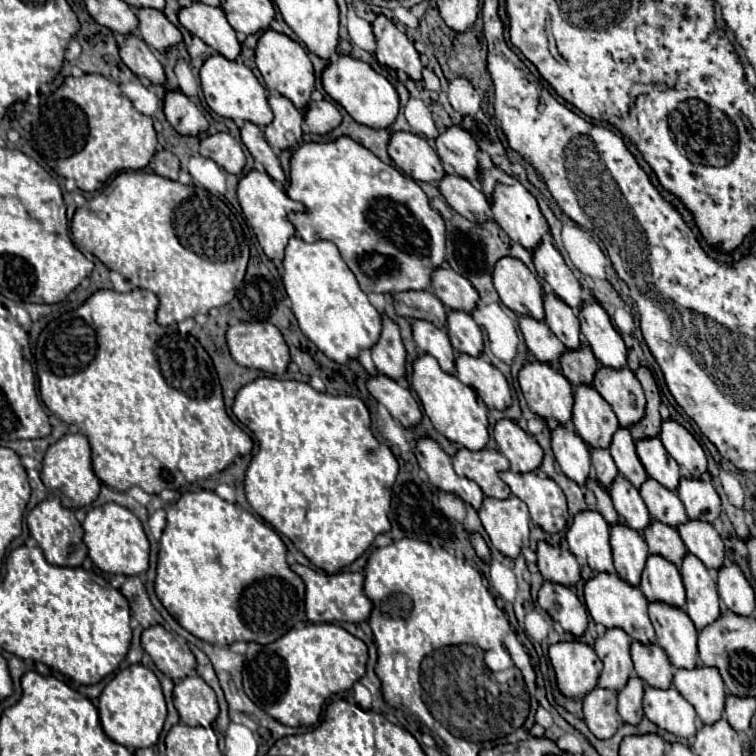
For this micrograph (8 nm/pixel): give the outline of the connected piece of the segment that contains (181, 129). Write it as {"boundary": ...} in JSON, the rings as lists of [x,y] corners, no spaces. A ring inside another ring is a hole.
{"boundary":[[[168,91],[164,99],[164,115],[168,123],[174,127],[176,133],[180,135],[190,135],[196,137],[204,131],[208,131],[208,121],[200,113],[200,109],[184,95],[184,93],[174,93]]]}

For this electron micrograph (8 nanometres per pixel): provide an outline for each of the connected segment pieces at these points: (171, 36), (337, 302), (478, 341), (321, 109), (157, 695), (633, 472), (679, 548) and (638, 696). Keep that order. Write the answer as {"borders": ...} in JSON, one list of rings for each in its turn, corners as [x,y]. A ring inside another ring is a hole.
{"borders":[[[[138,9],[138,21],[140,37],[160,53],[166,53],[170,47],[182,41],[182,33],[164,17],[162,11]]],[[[292,237],[286,245],[284,257],[284,289],[292,299],[292,311],[298,319],[300,331],[332,361],[348,363],[358,359],[362,349],[376,345],[382,331],[382,317],[360,289],[356,275],[346,267],[338,247],[330,241],[306,243]]],[[[450,311],[446,331],[448,331],[450,343],[456,353],[466,353],[466,355],[478,357],[484,351],[482,329],[474,323],[470,313]]],[[[322,99],[322,101],[310,101],[310,105],[304,113],[304,121],[306,121],[310,133],[326,135],[332,129],[336,129],[338,123],[342,123],[342,115],[336,105]]],[[[130,665],[120,673],[116,673],[100,693],[98,701],[100,701],[98,705],[100,725],[112,741],[128,749],[152,747],[158,741],[158,735],[166,719],[166,701],[164,701],[158,677],[148,667]]],[[[622,427],[616,431],[612,445],[610,445],[610,455],[612,455],[620,475],[626,477],[636,489],[640,489],[642,483],[648,479],[648,475],[636,455],[636,445],[634,445],[634,439],[630,439],[630,431],[626,431]]],[[[654,521],[644,531],[644,539],[646,539],[652,555],[660,555],[666,561],[674,563],[676,567],[682,565],[682,559],[686,557],[686,547],[684,547],[684,543],[674,527],[668,527],[660,521]]],[[[632,675],[626,683],[626,687],[618,693],[618,713],[624,723],[638,725],[642,721],[642,717],[644,717],[642,693],[644,693],[642,679]]]]}

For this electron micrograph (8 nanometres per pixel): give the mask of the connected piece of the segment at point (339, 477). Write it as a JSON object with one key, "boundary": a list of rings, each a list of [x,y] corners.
{"boundary":[[[258,377],[258,379],[250,381],[248,385],[244,385],[236,393],[232,411],[254,433],[254,439],[258,441],[258,453],[252,457],[252,461],[250,461],[250,465],[246,469],[246,477],[244,477],[244,491],[246,491],[246,499],[250,503],[250,507],[270,527],[274,527],[278,533],[286,535],[294,543],[294,547],[308,557],[310,563],[324,569],[326,573],[338,573],[344,567],[348,567],[352,561],[356,561],[370,547],[370,543],[374,541],[374,537],[378,533],[390,531],[388,511],[390,511],[392,483],[394,483],[394,479],[398,475],[398,463],[396,463],[392,451],[388,451],[388,447],[382,447],[374,439],[374,435],[370,431],[370,413],[368,413],[368,407],[362,403],[362,399],[358,399],[358,397],[340,397],[340,395],[334,397],[334,395],[328,395],[328,393],[318,393],[308,383],[300,383],[300,381],[288,381],[288,379],[276,379],[276,377]]]}

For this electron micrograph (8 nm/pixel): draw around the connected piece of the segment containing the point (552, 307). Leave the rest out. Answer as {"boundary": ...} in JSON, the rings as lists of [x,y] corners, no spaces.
{"boundary":[[[554,293],[544,295],[544,311],[546,325],[564,343],[564,347],[570,351],[574,351],[574,347],[580,347],[580,321],[574,311]]]}

